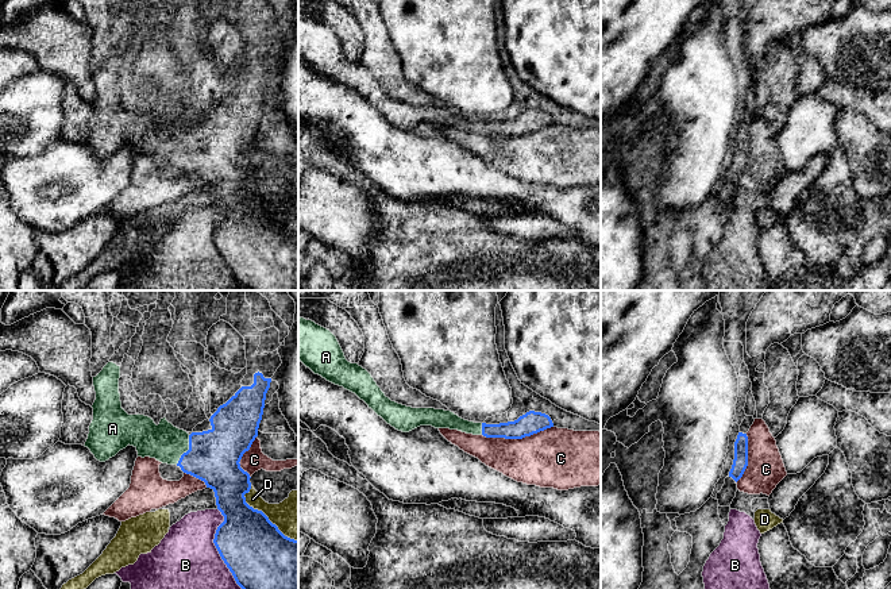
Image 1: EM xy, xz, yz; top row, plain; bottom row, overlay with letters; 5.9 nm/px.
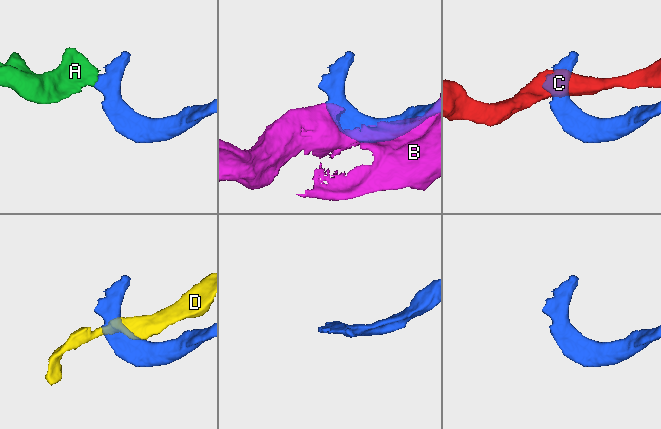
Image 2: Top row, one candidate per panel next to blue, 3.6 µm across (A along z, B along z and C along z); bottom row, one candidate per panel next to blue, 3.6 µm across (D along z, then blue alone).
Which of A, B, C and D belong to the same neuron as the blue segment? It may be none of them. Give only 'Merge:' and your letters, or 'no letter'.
Merge: A

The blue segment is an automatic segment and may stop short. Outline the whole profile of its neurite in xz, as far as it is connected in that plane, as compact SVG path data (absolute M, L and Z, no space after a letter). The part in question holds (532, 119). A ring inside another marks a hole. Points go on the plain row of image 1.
M298 15L298 57L315 72L355 91L387 122L402 130L420 123L432 123L486 135L522 136L554 124L548 112L535 108L514 119L486 122L464 118L451 108L412 105L392 99L366 66L346 57L336 34L329 27L304 15Z

